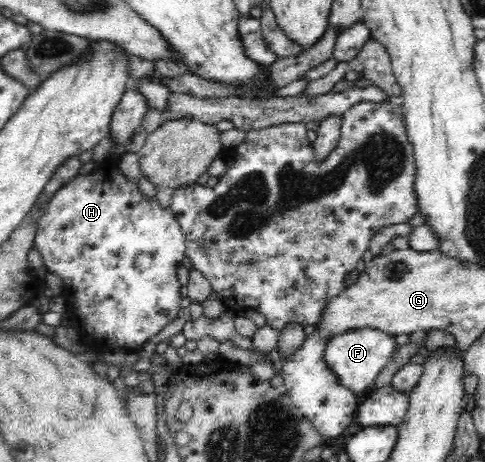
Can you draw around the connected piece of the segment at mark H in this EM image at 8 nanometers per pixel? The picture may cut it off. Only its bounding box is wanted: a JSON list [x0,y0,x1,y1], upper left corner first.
[34,156,187,353]

